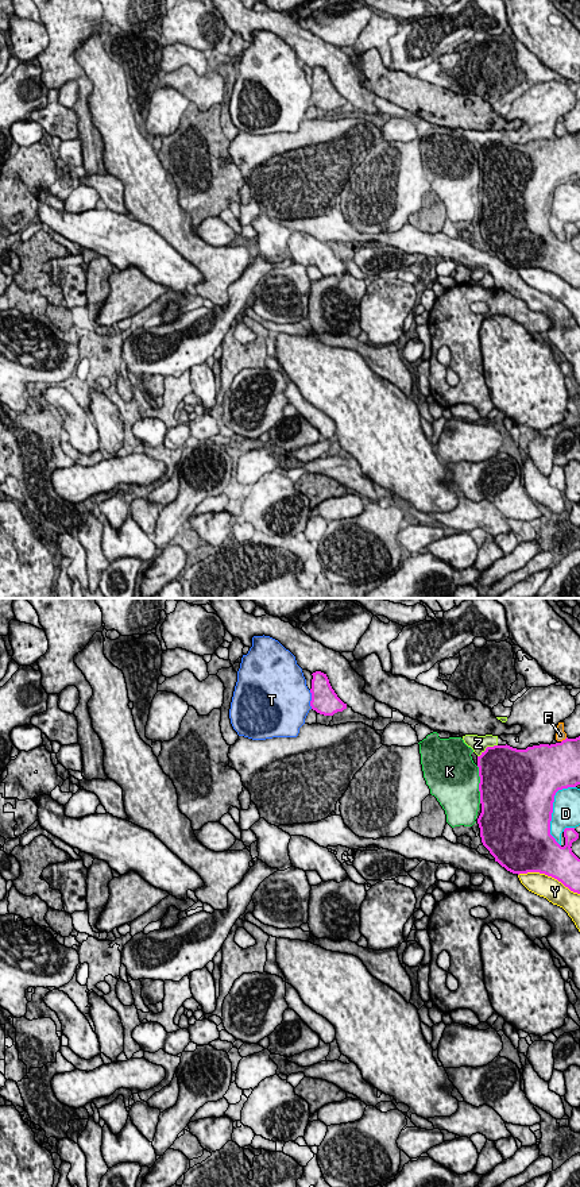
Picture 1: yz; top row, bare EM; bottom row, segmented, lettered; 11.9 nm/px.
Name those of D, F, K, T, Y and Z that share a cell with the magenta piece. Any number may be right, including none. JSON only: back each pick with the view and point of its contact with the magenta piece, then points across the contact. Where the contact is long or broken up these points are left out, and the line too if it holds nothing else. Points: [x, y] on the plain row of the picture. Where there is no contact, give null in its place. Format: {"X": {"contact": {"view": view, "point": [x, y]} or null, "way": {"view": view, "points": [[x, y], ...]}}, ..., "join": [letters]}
{"join": []}

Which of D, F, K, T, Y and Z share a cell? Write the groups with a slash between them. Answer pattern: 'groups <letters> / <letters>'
groups D / F Z / K / T / Y

